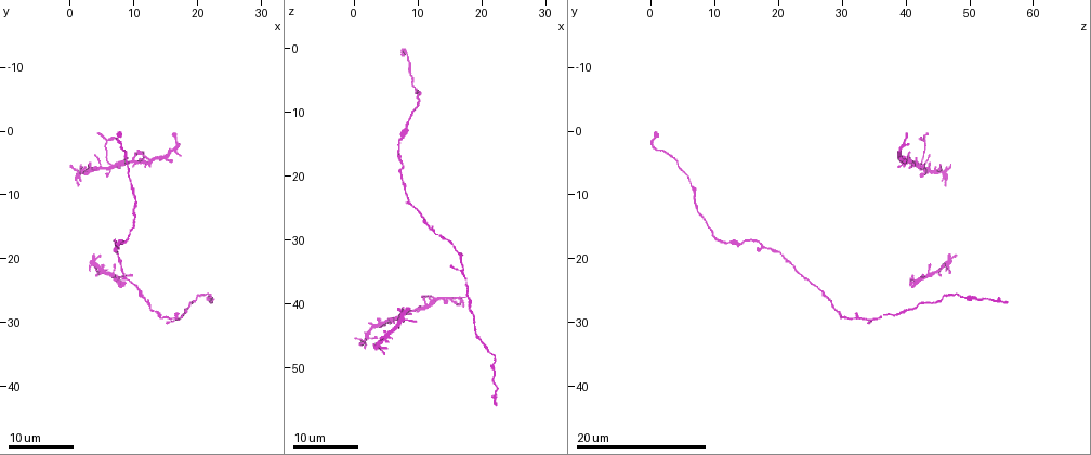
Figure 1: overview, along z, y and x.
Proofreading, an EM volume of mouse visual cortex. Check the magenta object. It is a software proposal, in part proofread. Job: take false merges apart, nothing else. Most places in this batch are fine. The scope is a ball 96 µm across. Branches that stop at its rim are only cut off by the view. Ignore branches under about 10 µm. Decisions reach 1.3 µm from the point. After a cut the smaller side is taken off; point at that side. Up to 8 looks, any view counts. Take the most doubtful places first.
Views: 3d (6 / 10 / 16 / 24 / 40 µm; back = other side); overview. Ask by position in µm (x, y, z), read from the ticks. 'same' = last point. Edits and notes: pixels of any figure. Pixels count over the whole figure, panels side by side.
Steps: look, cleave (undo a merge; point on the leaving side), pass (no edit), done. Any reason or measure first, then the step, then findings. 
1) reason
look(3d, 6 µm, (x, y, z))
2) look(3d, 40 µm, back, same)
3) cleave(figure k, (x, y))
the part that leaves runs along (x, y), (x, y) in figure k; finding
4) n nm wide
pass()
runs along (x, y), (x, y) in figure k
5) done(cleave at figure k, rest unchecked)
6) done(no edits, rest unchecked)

three arms meet
look(3d, 24 µm, (17.5, 29.5, 34.0))

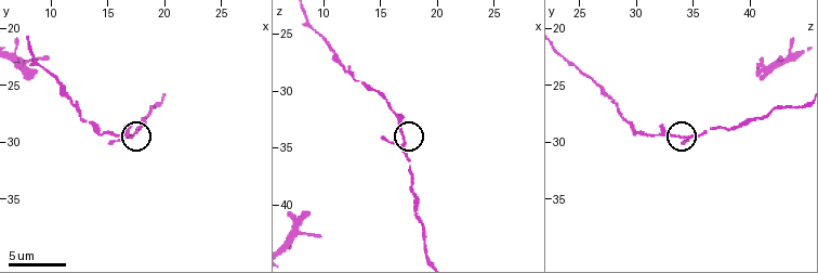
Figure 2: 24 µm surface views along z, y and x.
look(3d, 10 µm, (16.8, 29.4, 34.4))

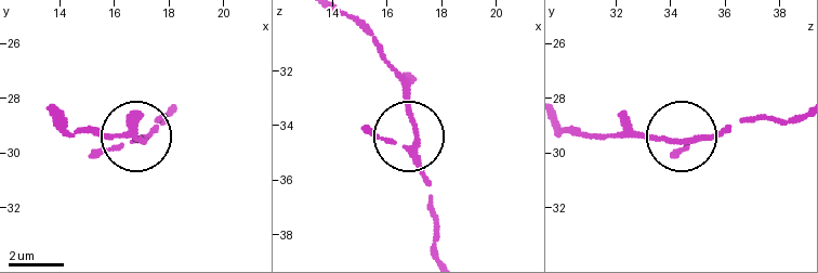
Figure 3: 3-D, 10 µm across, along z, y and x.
pass()
continuous, no second cell

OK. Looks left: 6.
narrows sharply
look(3d, 16 µm, (7.5, 18.5, 18.5))

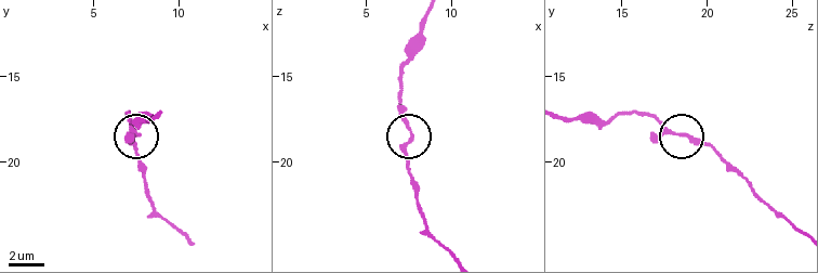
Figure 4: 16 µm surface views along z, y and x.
zoom in
look(3d, 10 µm, (7.7, 18.4, 18.2))

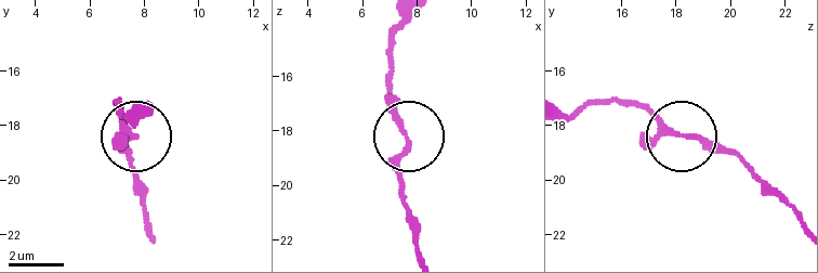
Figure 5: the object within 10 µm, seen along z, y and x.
look(3d, 6 µm, (7.7, 18.3, 18.4))

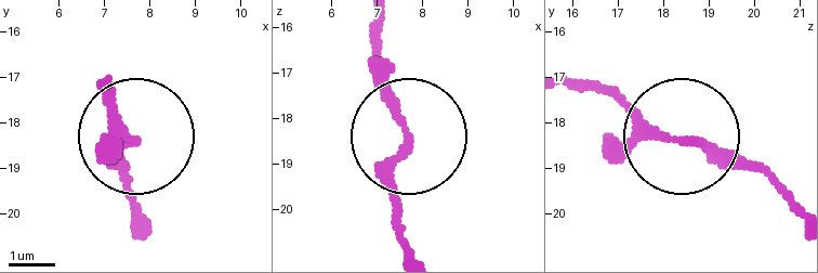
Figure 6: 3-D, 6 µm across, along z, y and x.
pass()
runs along (413, 248), (391, 202), (406, 120), (379, 54) in figure 6; continuous, no second cell

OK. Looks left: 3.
three arms meet
look(3d, 16 µm, (10.5, 5.0, 41.0))

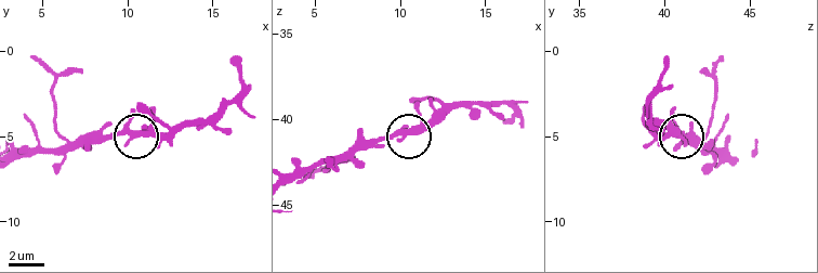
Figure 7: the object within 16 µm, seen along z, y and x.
look(3d, 10 µm, (10.4, 5.0, 40.7))

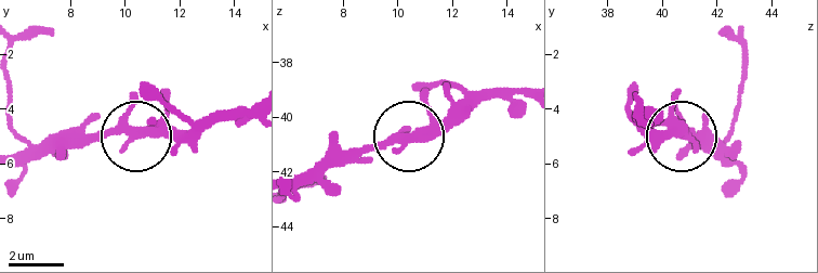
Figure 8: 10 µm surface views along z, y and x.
310 nm wide
pass()
one cell here

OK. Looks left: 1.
three-way junction
look(3d, 10 µm, (8.0, 22.8, 42.6))

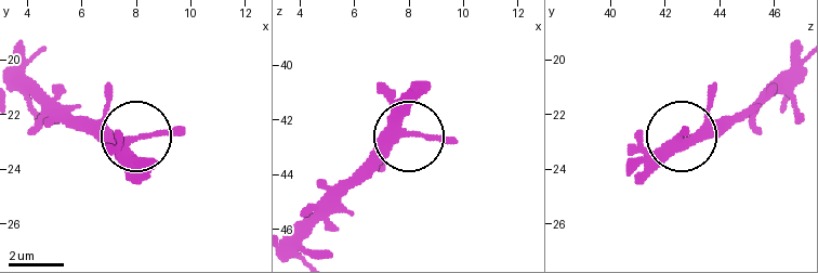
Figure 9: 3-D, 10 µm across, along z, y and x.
pass()
all the same cell

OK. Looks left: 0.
done(no edits, rest unchecked)

